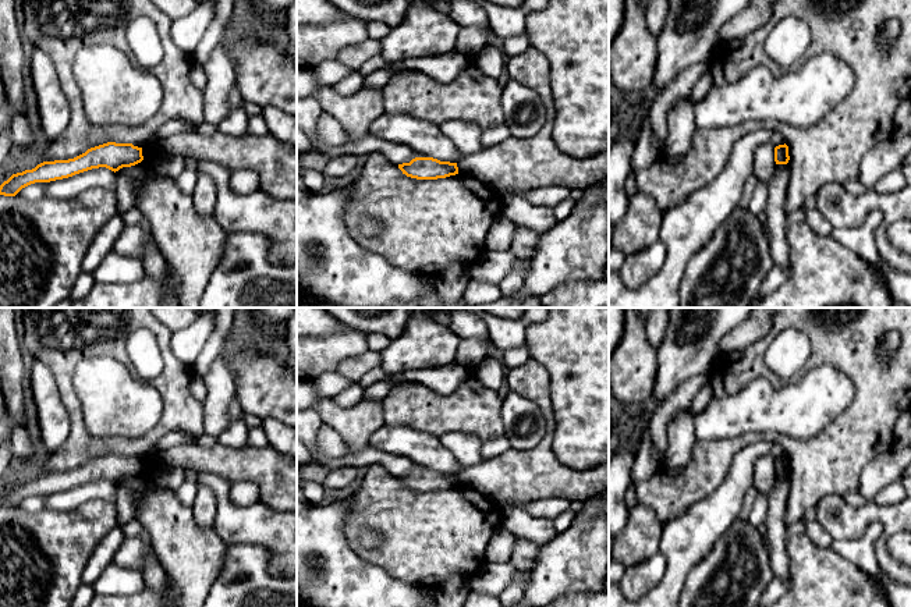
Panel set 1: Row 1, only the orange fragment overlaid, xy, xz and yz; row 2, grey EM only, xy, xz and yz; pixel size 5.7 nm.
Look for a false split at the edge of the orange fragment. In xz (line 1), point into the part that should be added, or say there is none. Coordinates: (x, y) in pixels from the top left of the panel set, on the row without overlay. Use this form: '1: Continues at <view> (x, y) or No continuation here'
1: No continuation here

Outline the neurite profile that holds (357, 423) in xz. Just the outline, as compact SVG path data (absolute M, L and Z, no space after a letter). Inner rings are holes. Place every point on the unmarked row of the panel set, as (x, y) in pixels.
M365 395L348 408L336 405L333 398L322 398L312 409L319 413L323 425L338 432L345 440L347 457L357 455L384 425L382 402L371 401Z

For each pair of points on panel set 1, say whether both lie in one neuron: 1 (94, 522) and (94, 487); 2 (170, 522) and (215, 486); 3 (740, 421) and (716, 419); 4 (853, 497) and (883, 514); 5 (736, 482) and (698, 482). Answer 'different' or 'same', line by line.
1: different
2: different
3: same
4: different
5: different

